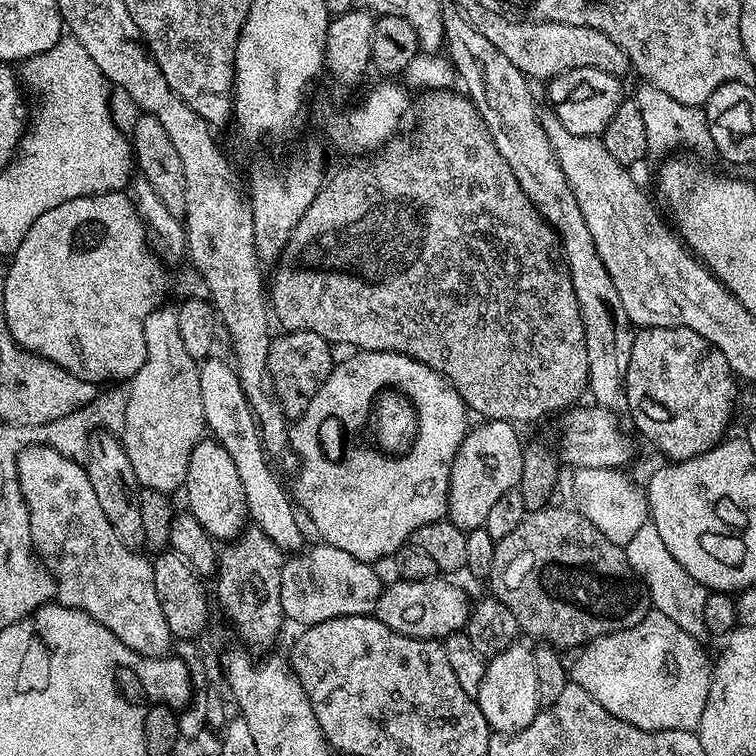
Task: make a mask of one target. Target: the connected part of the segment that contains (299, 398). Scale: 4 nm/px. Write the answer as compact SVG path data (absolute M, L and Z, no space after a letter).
M281 331L279 335L277 340L275 337L268 345L268 380L272 383L272 394L280 404L280 409L289 421L294 422L303 414L306 406L310 406L314 394L318 394L318 390L332 373L332 345L313 332Z

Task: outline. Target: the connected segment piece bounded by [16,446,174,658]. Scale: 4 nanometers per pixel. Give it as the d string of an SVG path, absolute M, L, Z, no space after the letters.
M26 446L20 452L20 455L16 457L16 469L18 470L18 482L22 490L22 498L26 502L30 514L32 547L35 555L48 567L48 571L56 577L55 599L67 608L80 608L90 618L94 618L94 622L100 622L102 626L106 626L106 630L110 630L110 634L114 634L114 638L126 642L126 646L130 646L130 650L134 650L138 654L157 658L169 655L174 644L174 637L170 634L170 626L166 626L166 617L163 616L162 605L158 602L158 590L154 590L152 560L149 557L144 557L145 553L143 551L128 548L122 542L122 538L118 538L118 534L114 532L114 526L110 526L110 518L106 518L106 513L102 511L102 502L98 502L98 497L94 495L94 486L90 486L90 478L85 465L80 460L71 460L69 456L64 456L58 450L47 446Z

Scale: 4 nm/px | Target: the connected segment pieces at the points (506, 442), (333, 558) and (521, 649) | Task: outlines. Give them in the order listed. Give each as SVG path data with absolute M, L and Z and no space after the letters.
M507 420L480 422L464 437L462 446L456 451L456 457L450 470L448 487L447 519L459 528L471 530L483 528L486 514L498 503L502 494L519 489L524 469L525 445L520 444L520 436L515 427Z
M317 543L317 548L289 555L282 566L282 610L299 626L326 622L339 616L367 616L375 613L382 583L373 565L354 558L333 544Z
M517 642L491 657L482 686L474 699L493 733L515 734L530 726L542 707L538 698L538 673L534 667L533 649L527 648L523 642Z

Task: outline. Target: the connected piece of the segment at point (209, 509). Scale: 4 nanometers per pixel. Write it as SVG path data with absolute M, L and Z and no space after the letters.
M205 438L194 446L194 452L190 454L190 466L186 466L182 492L188 495L187 511L192 512L198 522L202 522L202 526L217 542L235 540L249 523L242 479L238 478L233 459L216 439Z

